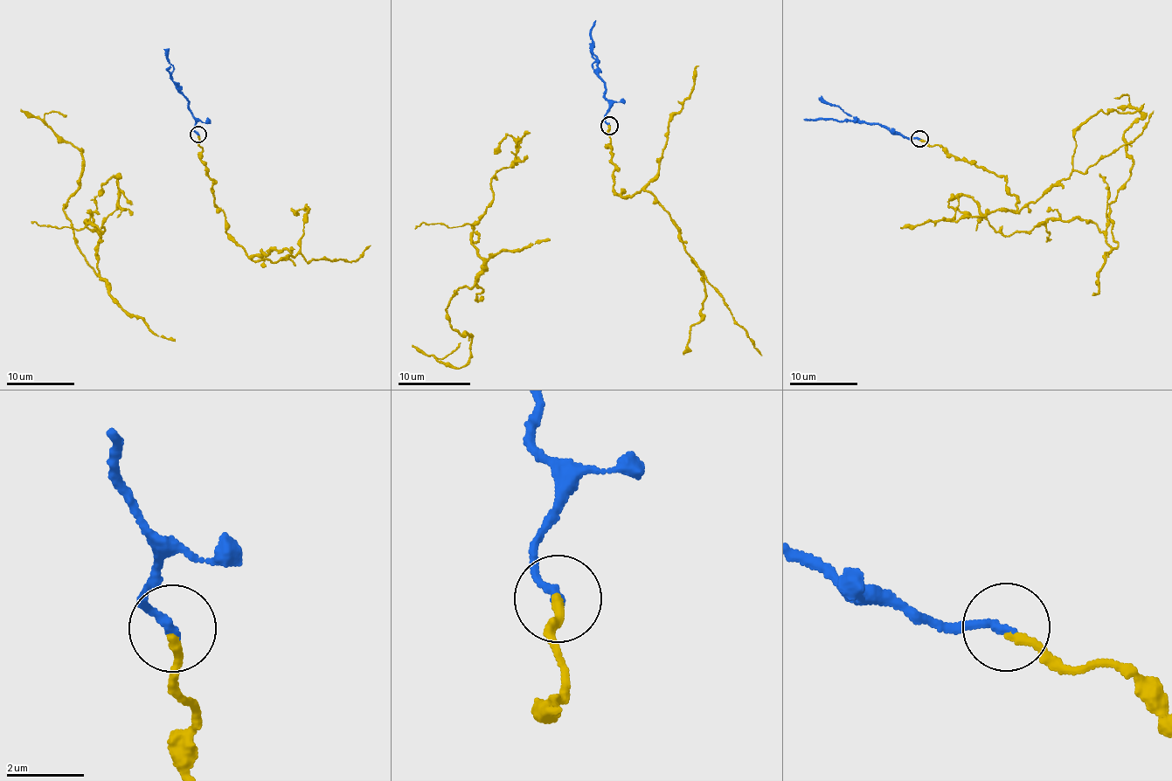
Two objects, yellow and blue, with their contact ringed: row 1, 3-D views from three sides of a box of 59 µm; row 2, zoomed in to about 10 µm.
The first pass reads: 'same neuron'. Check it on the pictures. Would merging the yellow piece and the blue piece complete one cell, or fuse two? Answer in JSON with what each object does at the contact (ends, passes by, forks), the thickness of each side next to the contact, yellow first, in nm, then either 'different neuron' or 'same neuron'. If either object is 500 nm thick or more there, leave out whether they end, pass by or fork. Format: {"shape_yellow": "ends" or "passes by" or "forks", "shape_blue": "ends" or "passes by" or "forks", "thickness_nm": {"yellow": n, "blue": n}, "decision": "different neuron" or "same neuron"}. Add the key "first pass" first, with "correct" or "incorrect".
{"first pass": "correct", "shape_yellow": "ends", "shape_blue": "ends", "thickness_nm": {"yellow": 220, "blue": 200}, "decision": "same neuron"}

